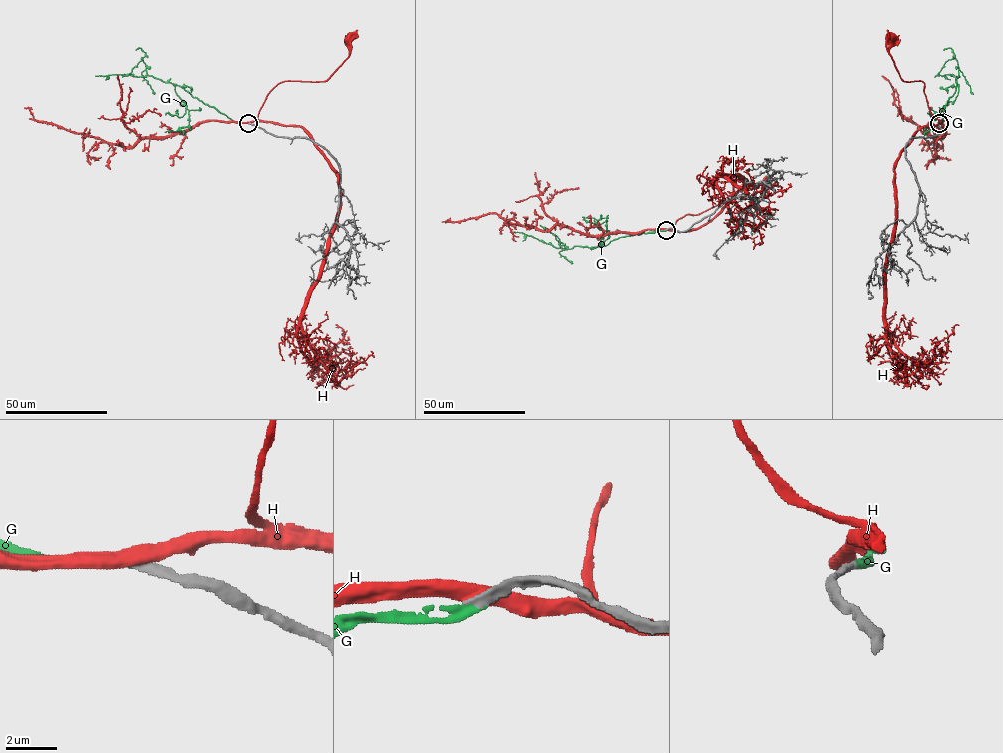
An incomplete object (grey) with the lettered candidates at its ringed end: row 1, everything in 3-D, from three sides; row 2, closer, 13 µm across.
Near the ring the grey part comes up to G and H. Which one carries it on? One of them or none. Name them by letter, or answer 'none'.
G

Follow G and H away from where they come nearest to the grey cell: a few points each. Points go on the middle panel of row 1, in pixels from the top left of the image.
G: (666, 230), (619, 237), (606, 245), (592, 248), (598, 246), (607, 232), (607, 219), (582, 217)
H: (666, 230), (674, 230), (675, 222), (686, 215), (705, 212), (766, 180)

